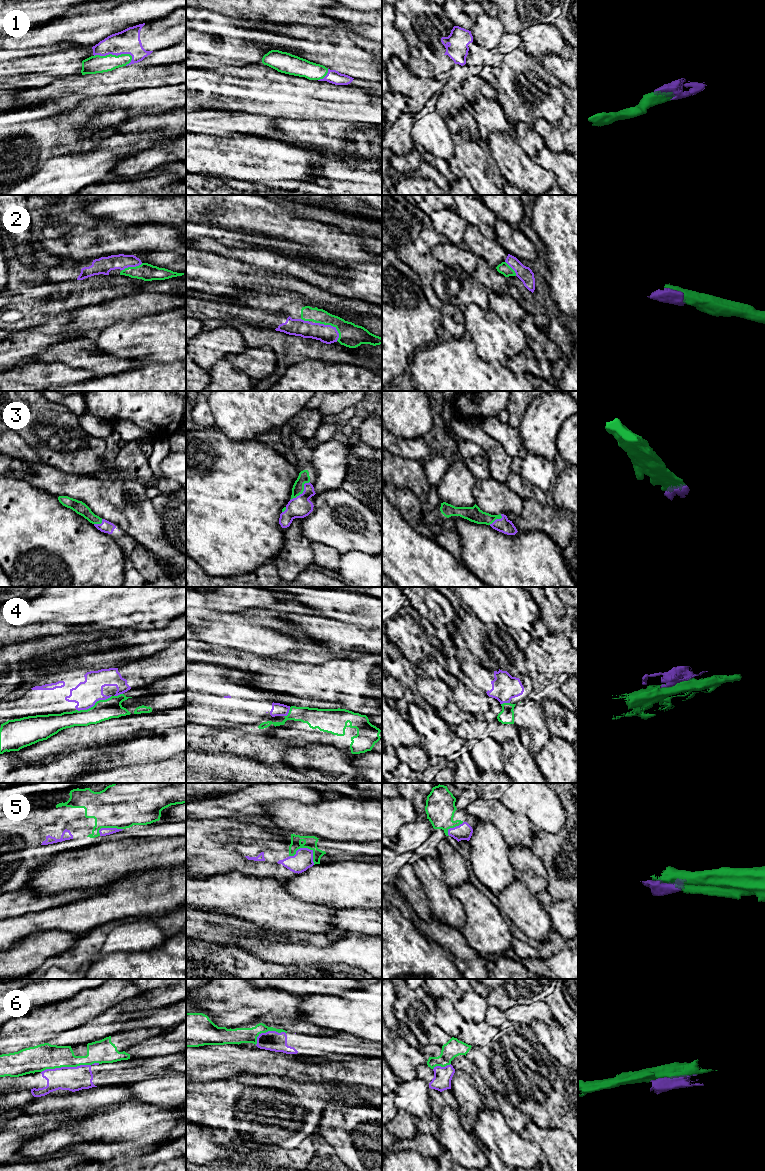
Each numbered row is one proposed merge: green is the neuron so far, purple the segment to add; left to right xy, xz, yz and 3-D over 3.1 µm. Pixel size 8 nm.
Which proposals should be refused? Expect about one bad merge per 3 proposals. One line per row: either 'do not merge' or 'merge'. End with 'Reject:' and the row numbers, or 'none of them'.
1: merge
2: merge
3: merge
4: do not merge
5: merge
6: do not merge
Reject: 4, 6

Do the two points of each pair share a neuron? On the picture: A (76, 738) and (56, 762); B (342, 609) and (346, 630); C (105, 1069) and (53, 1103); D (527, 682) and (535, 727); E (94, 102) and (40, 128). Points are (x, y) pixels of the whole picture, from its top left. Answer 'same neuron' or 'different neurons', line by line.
A: different neurons
B: different neurons
C: different neurons
D: different neurons
E: same neuron

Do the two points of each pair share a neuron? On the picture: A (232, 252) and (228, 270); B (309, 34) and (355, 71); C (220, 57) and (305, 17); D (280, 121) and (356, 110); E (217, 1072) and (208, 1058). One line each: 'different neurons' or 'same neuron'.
A: different neurons
B: same neuron
C: different neurons
D: different neurons
E: same neuron

